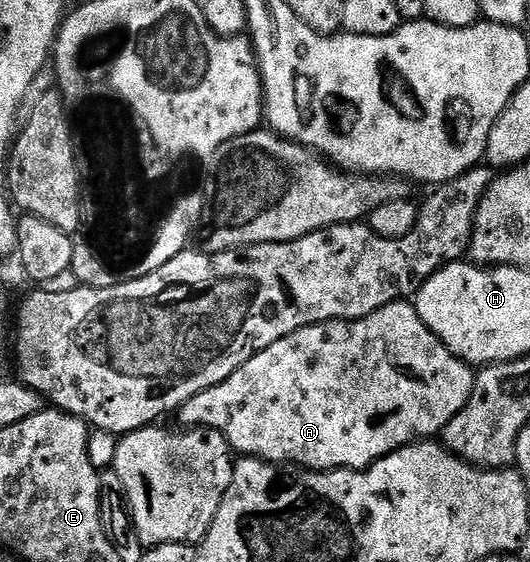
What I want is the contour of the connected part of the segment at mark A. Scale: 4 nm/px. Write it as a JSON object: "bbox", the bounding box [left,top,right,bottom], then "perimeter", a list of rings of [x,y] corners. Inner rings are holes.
{"bbox":[175,301,474,471],"perimeter":[[[398,301],[383,305],[383,309],[362,319],[332,319],[326,323],[316,323],[275,341],[275,345],[263,349],[258,355],[251,357],[251,361],[235,369],[235,373],[231,373],[227,381],[211,389],[203,389],[203,393],[186,401],[176,412],[175,418],[185,429],[210,427],[223,433],[229,446],[241,457],[262,459],[265,463],[278,465],[296,465],[306,471],[364,471],[392,451],[407,447],[410,443],[440,436],[441,430],[468,405],[474,378],[474,368],[455,357],[455,353],[451,353],[451,349],[447,349],[447,345],[443,345],[443,341],[439,341],[439,337],[435,337],[435,333],[431,333],[427,325],[423,325],[423,317],[419,317],[416,306],[409,301]]]}

